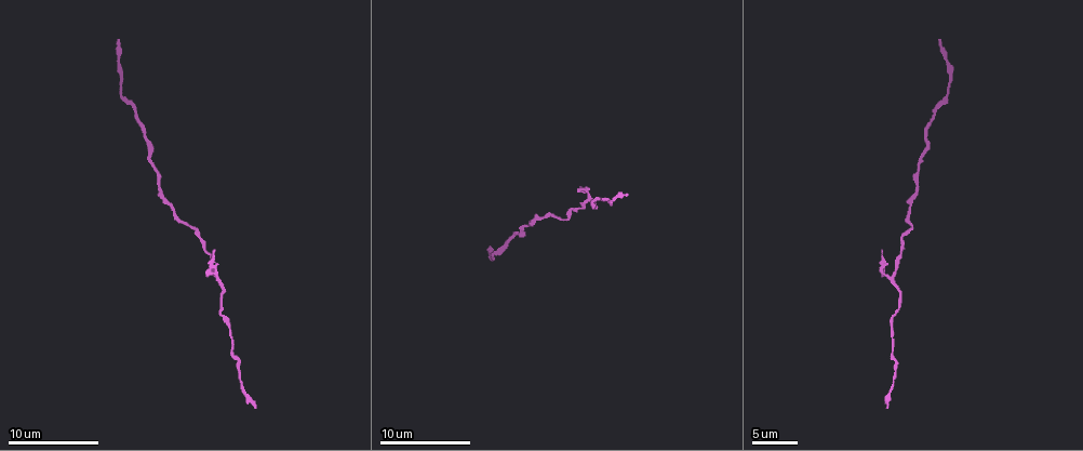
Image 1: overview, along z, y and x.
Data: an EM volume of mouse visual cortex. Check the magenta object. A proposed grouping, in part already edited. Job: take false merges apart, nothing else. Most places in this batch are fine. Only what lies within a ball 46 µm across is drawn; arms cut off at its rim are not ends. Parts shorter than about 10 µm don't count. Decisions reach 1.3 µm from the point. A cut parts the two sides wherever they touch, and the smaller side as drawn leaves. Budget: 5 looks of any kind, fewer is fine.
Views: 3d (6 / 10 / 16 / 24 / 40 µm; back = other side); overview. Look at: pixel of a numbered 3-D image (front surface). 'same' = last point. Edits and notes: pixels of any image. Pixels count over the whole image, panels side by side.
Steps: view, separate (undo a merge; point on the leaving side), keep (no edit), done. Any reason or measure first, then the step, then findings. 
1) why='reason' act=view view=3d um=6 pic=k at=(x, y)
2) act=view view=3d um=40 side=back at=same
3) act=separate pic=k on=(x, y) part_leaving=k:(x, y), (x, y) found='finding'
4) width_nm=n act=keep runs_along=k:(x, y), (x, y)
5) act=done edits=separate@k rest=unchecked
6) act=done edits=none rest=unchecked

why='sudden change in width' act=view view=3d um=10 pic=1 at=(496, 251)

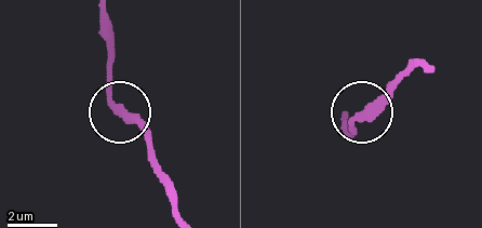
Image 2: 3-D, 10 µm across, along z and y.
act=keep runs_along=2:(179, 214), (173, 183), (150, 139), (111, 96), (109, 55) found='continuous, no second cell'

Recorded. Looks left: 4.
why='thick turns thin' act=view view=3d um=16 pic=1 at=(921, 160)

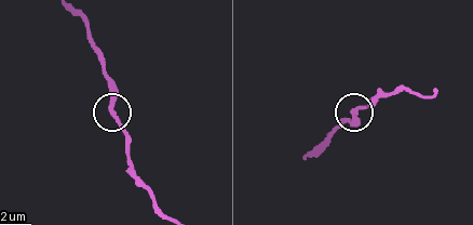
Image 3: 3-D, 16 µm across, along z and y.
act=keep runs_along=3:(163, 215), (131, 161), (129, 134), (115, 111), (109, 78) found='continuous, no second cell'

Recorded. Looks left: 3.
act=view view=3d um=16 pic=1 at=(559, 218)

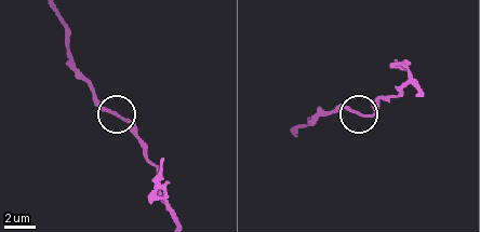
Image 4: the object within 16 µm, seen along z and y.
act=keep found='continuous, no second cell'

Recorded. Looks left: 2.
act=done edits=none rest=unchecked

